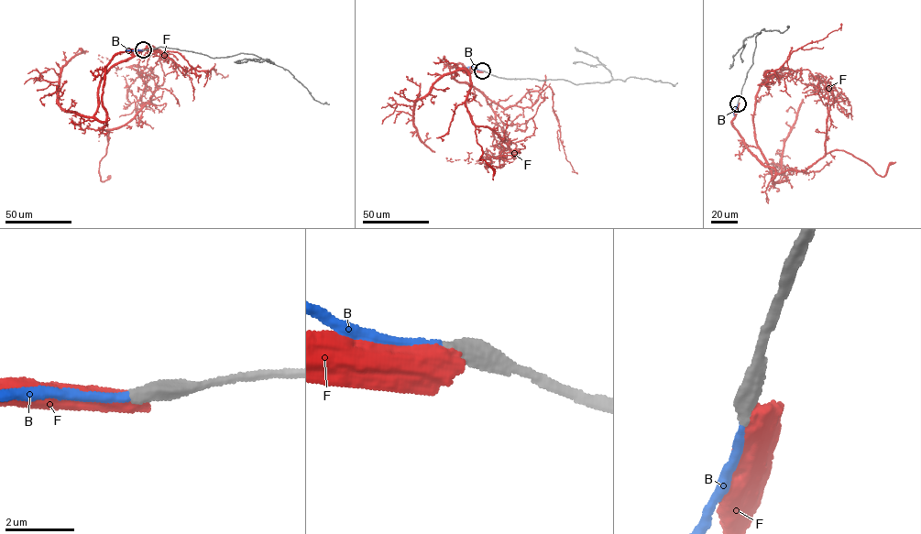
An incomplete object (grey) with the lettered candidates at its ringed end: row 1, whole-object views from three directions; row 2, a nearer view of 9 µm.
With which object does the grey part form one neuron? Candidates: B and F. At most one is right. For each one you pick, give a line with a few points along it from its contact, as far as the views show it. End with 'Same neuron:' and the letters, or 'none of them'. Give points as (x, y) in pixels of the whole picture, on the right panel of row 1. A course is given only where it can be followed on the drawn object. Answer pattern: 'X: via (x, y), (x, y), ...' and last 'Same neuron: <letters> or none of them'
B: via (738, 103), (734, 115)
Same neuron: B

